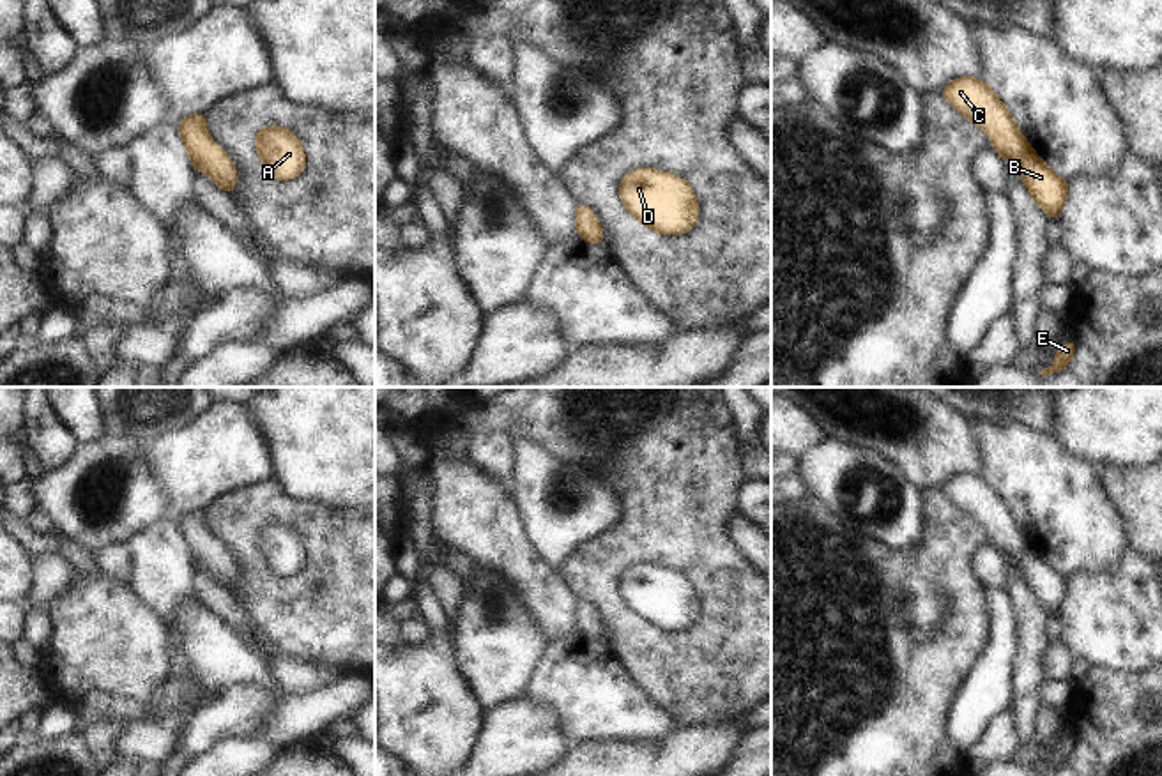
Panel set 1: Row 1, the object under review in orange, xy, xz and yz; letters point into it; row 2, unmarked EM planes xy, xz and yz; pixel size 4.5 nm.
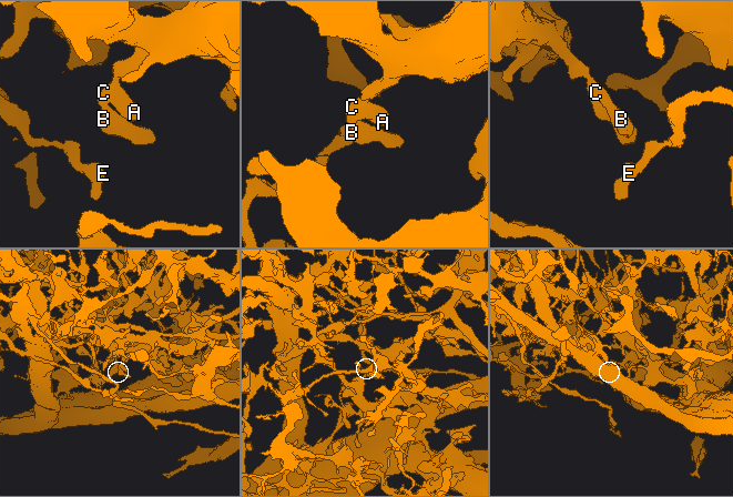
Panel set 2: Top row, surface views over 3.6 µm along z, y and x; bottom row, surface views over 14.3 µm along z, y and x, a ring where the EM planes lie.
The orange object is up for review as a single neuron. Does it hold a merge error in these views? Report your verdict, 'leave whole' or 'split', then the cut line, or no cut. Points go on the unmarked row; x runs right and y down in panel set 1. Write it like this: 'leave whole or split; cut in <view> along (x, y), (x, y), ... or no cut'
leave whole; no cut

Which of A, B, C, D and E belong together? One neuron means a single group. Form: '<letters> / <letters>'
A B C D E

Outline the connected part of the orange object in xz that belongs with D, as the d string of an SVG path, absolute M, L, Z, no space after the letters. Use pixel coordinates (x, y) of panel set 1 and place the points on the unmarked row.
M633 564L619 578L626 608L660 631L688 629L699 617L692 582L672 567Z

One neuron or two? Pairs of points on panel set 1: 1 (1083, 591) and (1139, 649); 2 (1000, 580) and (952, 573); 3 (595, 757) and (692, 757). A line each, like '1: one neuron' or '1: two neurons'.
1: one neuron
2: two neurons
3: one neuron

